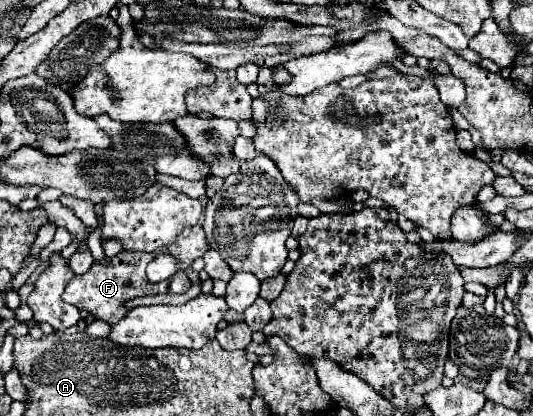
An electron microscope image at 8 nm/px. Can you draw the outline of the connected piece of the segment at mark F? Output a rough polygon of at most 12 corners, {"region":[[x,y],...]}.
{"region":[[154,254],[96,260],[62,300],[114,324],[128,300],[150,294]]}

